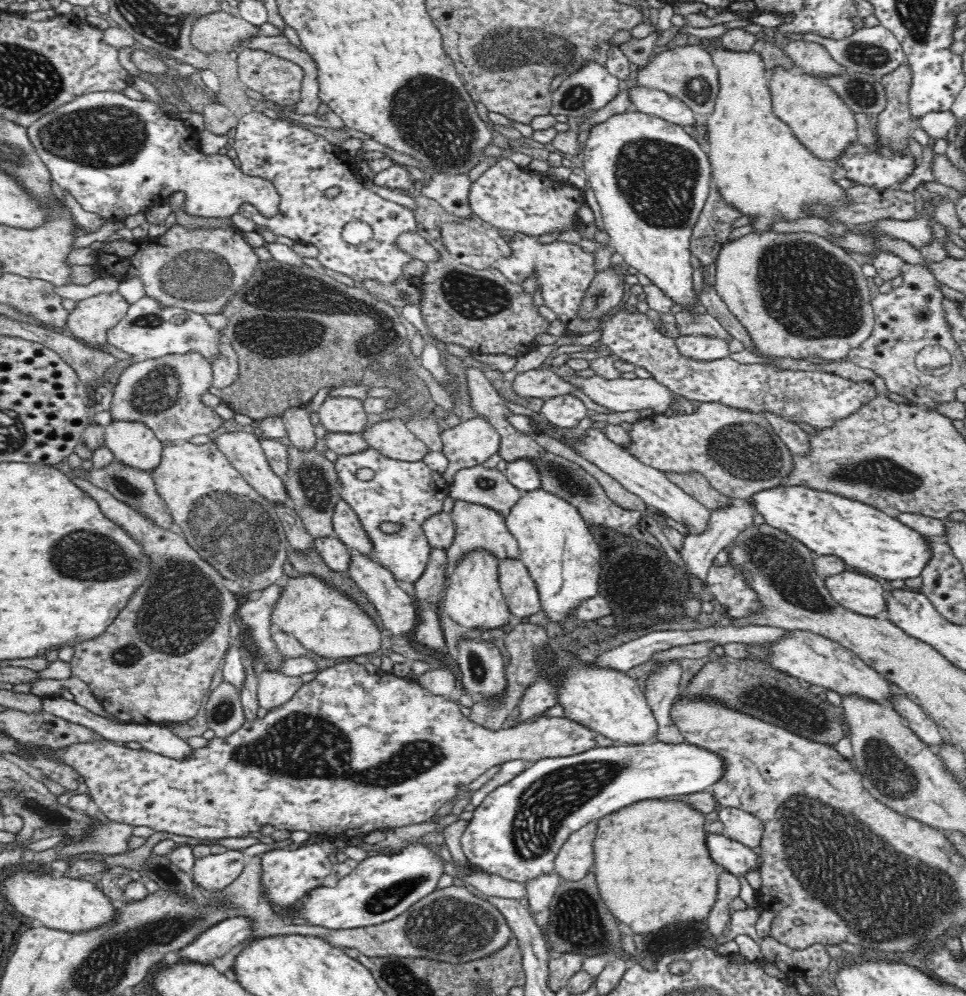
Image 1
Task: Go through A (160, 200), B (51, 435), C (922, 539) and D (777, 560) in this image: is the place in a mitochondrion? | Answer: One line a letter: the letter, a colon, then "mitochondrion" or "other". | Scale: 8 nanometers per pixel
A: other
B: other
C: other
D: mitochondrion

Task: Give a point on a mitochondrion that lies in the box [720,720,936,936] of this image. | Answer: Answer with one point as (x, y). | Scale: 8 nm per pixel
(891, 775)

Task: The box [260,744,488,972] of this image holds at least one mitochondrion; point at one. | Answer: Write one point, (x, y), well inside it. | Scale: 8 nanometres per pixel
(387, 898)

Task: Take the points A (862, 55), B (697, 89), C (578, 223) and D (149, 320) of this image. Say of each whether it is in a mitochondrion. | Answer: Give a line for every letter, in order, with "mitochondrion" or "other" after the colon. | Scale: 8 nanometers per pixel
A: mitochondrion
B: mitochondrion
C: other
D: mitochondrion

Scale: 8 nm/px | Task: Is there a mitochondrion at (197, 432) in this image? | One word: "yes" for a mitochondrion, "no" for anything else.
no

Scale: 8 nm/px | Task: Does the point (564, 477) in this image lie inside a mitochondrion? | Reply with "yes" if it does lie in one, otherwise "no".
yes

